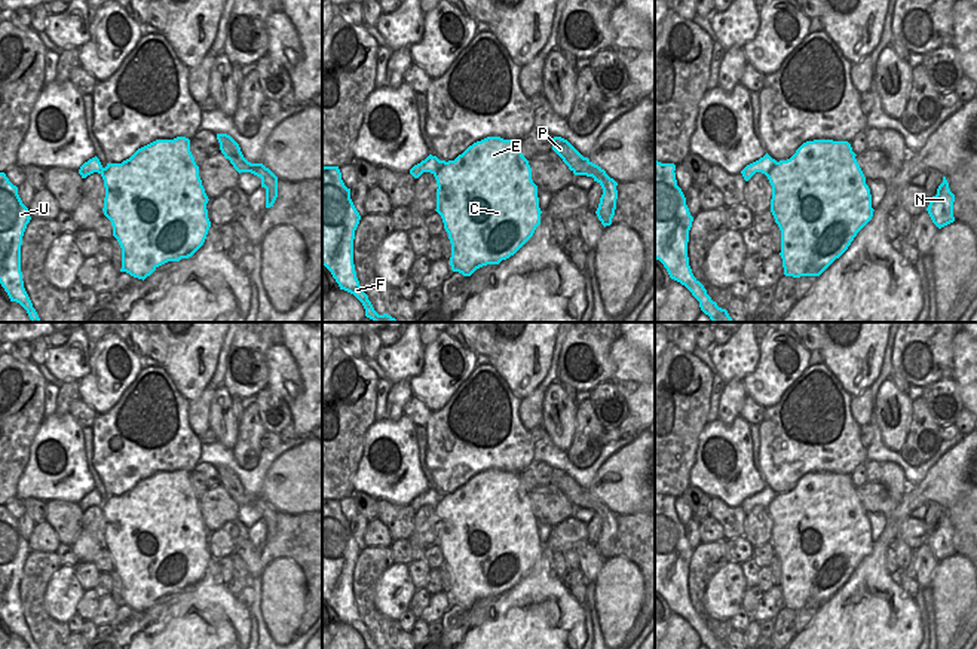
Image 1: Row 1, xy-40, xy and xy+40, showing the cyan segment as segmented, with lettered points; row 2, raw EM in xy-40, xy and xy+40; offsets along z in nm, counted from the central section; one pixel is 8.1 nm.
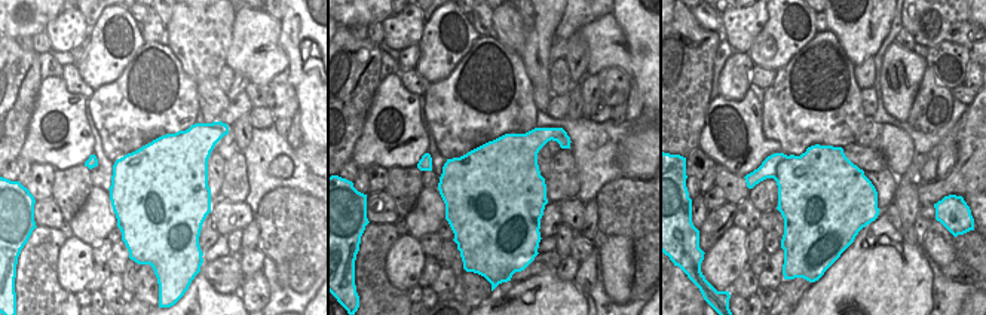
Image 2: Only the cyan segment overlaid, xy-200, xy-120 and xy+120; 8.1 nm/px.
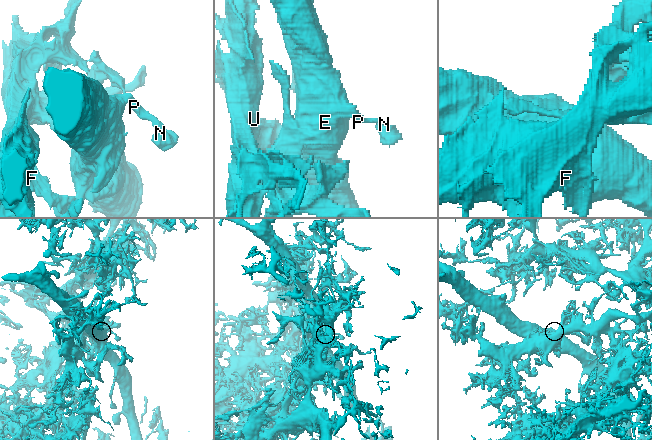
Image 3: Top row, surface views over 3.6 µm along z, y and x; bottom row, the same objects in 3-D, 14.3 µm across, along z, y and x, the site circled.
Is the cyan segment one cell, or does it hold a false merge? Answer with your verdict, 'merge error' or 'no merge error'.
merge error

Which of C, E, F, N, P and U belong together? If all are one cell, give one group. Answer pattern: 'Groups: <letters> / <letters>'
Groups: C E N P / F U.

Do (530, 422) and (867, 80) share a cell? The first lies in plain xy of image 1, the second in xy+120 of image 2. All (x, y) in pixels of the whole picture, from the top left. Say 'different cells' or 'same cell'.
same cell

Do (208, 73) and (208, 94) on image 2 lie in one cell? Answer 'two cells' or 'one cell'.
one cell

